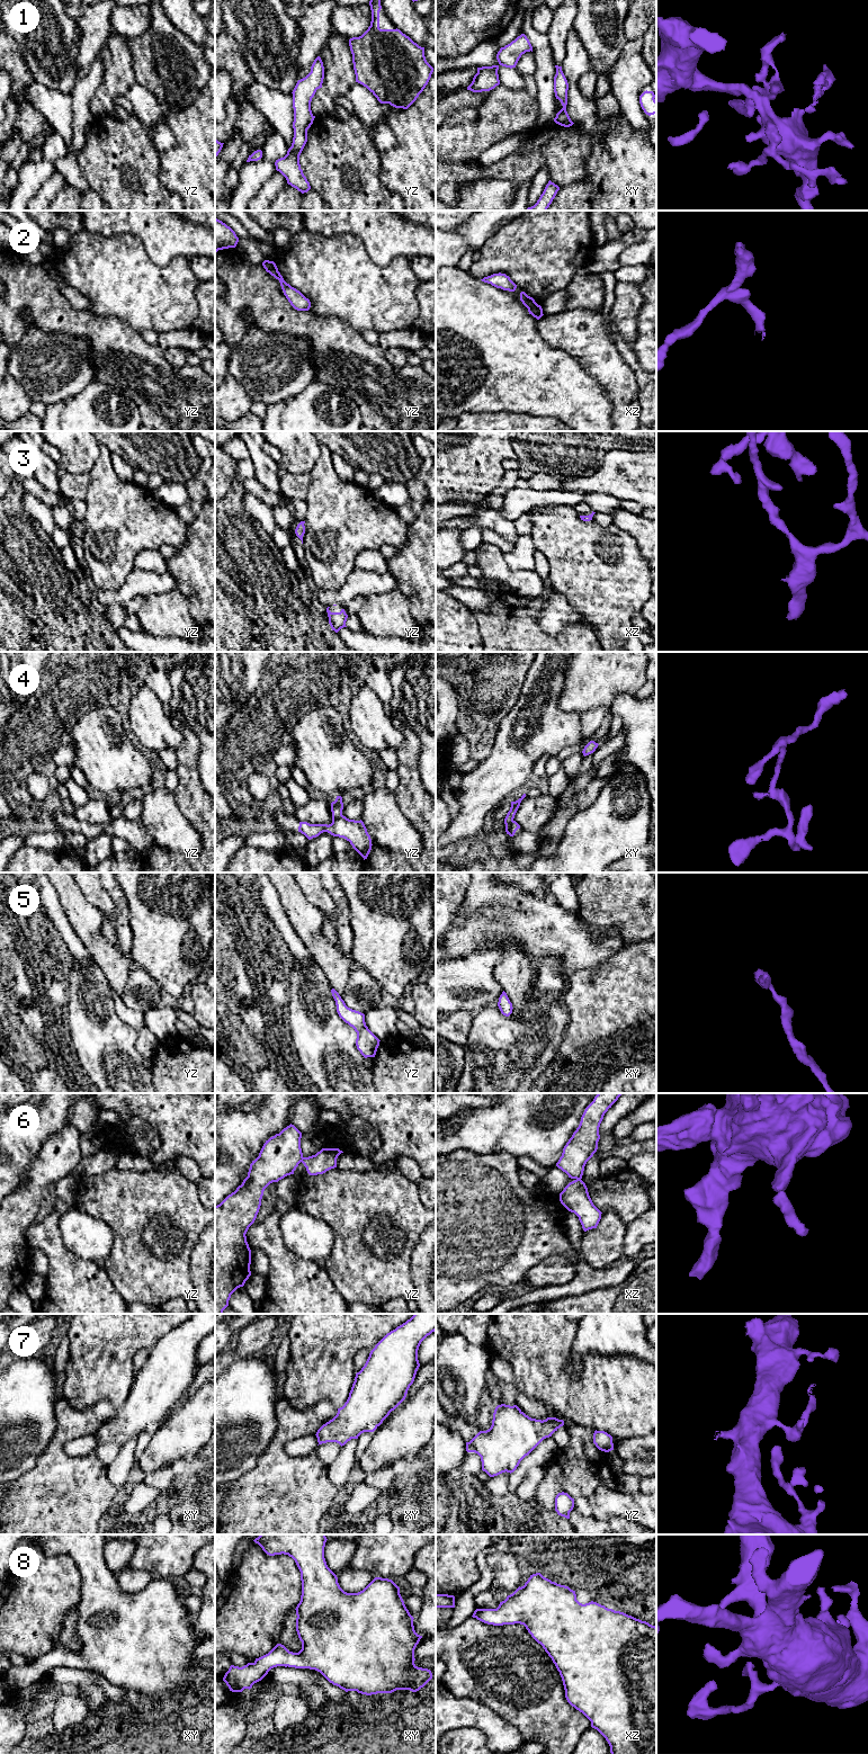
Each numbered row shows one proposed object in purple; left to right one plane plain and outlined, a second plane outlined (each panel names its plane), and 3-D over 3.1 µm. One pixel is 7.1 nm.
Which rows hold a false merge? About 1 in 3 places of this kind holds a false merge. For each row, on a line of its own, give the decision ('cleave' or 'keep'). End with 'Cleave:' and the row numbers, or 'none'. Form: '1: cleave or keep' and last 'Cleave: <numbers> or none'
1: keep
2: keep
3: keep
4: cleave
5: keep
6: cleave
7: keep
8: keep
Cleave: 4, 6

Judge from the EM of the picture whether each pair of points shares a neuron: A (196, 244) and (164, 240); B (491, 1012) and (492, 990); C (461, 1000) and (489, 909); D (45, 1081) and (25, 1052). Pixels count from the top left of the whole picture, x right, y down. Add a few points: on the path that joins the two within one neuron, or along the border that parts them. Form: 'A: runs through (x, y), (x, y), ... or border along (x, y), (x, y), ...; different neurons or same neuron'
A: runs through (188, 240), (172, 240); same neuron
B: border along (497, 1004), (485, 1007), (477, 1012); different neurons
C: border along (501, 947), (475, 950), (450, 959); different neurons
D: runs through (38, 1074), (36, 1072), (36, 1063), (32, 1058); same neuron

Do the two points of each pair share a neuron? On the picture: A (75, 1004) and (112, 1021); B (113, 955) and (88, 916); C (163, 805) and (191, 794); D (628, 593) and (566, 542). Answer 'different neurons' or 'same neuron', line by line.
A: same neuron
B: same neuron
C: different neurons
D: same neuron

